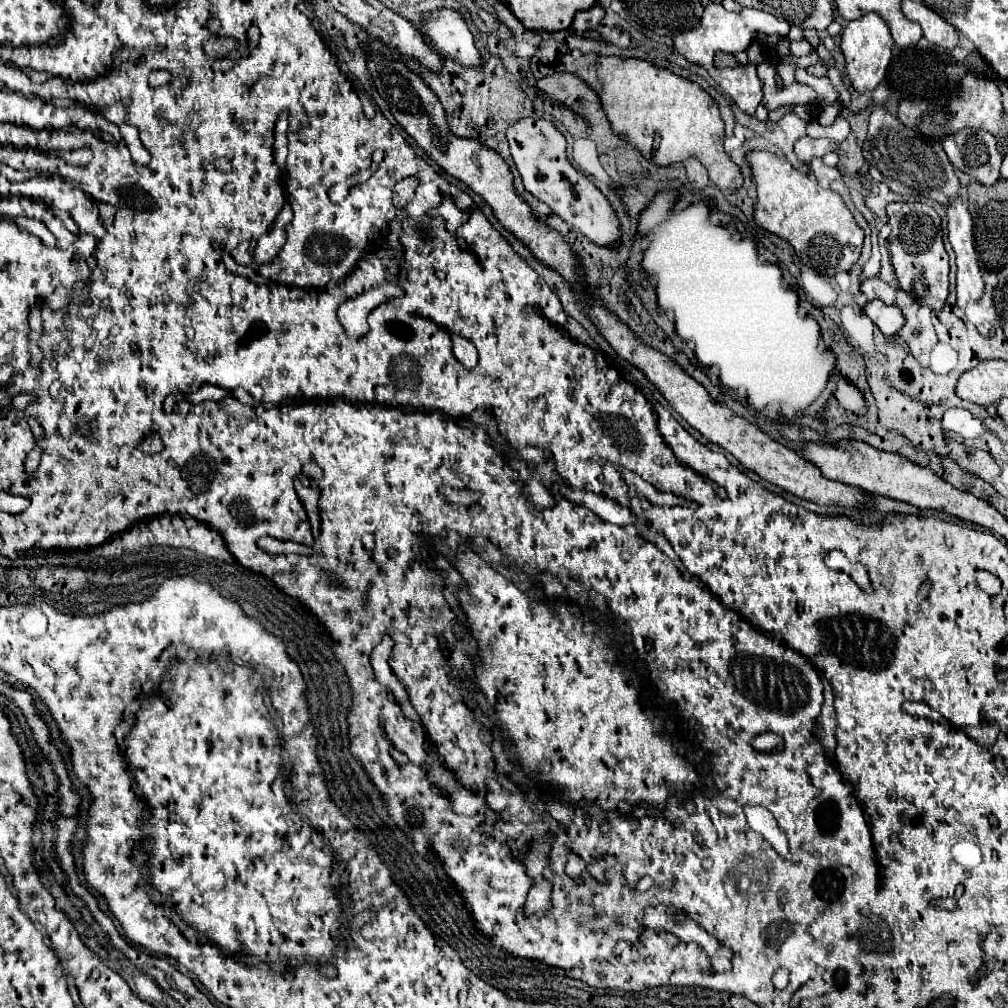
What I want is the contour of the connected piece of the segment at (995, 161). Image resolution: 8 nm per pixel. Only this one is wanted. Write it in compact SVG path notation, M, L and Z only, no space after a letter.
M960 130L942 142L950 162L970 174L984 186L992 186L1000 178L1002 154L996 138L986 130Z

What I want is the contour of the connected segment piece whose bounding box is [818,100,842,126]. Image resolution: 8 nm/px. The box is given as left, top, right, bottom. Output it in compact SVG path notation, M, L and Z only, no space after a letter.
M836 100L836 102L828 104L828 106L824 106L822 114L818 116L818 122L820 122L822 126L832 124L832 122L836 120L836 116L838 116L838 112L840 112L840 110L842 110L842 102L840 102L840 100Z

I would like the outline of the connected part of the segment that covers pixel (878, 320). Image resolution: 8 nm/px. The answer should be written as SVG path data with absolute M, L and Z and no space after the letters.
M872 300L864 308L866 316L880 328L880 332L888 338L896 336L902 326L906 324L906 318L898 306L888 306L882 300Z

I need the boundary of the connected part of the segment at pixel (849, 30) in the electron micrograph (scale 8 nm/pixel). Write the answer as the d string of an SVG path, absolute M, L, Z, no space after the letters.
M864 14L864 18L848 22L848 26L842 32L842 52L846 56L848 78L852 80L858 92L874 90L880 84L892 60L892 46L894 40L890 38L890 28L886 26L886 22L882 22L878 14Z

